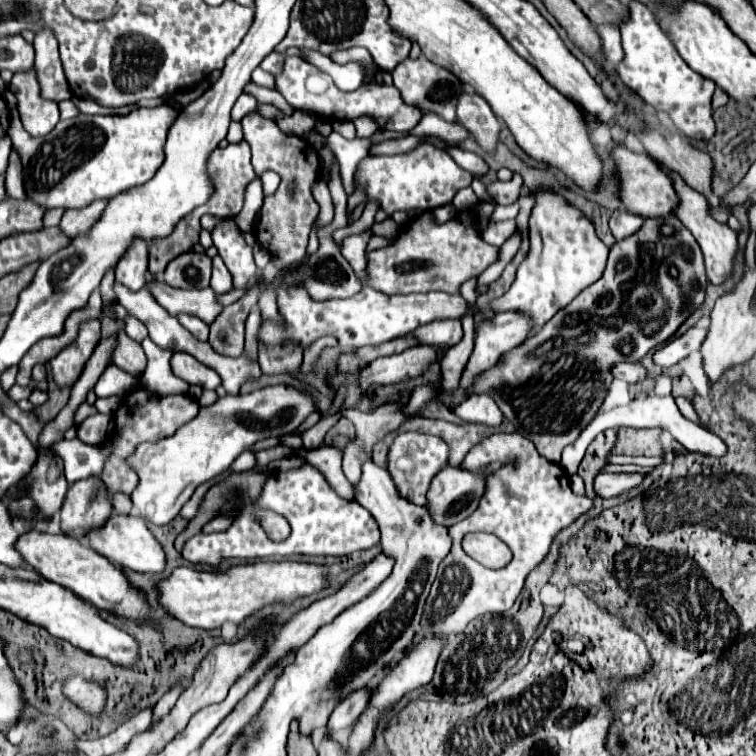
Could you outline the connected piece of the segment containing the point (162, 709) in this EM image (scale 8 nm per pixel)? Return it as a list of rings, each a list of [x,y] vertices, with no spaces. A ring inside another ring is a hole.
[[[181,683],[177,684],[178,685],[173,686],[171,690],[167,692],[155,705],[155,709],[153,710],[153,719],[149,727],[153,727],[153,724],[158,723],[161,720],[161,716],[165,716],[169,713],[170,709],[175,705],[179,695],[183,691],[183,685]]]

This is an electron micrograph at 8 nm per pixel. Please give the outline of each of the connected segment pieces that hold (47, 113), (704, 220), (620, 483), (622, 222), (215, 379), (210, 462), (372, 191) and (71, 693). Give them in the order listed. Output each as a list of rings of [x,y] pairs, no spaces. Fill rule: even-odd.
[[[29,69],[27,73],[15,73],[9,83],[9,89],[19,101],[17,109],[29,135],[41,137],[53,131],[53,127],[59,123],[59,107],[55,101],[47,101],[39,95],[35,69]]]
[[[663,167],[663,171],[673,179],[673,187],[675,193],[679,195],[679,203],[675,205],[673,215],[683,221],[683,225],[693,233],[693,237],[697,239],[703,257],[705,257],[705,269],[707,269],[707,277],[713,285],[719,285],[729,271],[733,269],[735,263],[735,253],[737,253],[737,233],[727,225],[727,223],[719,223],[717,219],[713,219],[711,215],[711,203],[707,201],[707,197],[699,191],[693,191],[693,187],[687,187],[687,183],[683,183],[683,179],[679,179],[679,175],[675,175],[675,171],[667,171],[667,167]]]
[[[599,473],[593,481],[595,495],[599,497],[613,497],[627,489],[633,489],[641,483],[641,473]]]
[[[615,209],[609,219],[609,227],[611,227],[615,239],[625,239],[625,237],[633,235],[635,231],[639,231],[641,225],[643,225],[641,215],[631,215],[629,211],[621,211],[621,209]]]
[[[181,351],[173,353],[171,371],[183,381],[187,381],[189,385],[199,385],[203,389],[217,389],[221,385],[221,377],[213,369],[199,363],[193,355]]]
[[[291,385],[263,387],[263,389],[257,389],[247,395],[225,395],[225,397],[219,397],[209,407],[201,407],[199,415],[195,415],[195,419],[191,419],[183,427],[179,427],[179,431],[175,431],[175,435],[163,437],[161,441],[155,441],[155,443],[141,443],[135,447],[131,459],[127,459],[127,463],[131,463],[131,469],[137,471],[137,475],[139,475],[139,483],[137,483],[135,491],[131,493],[133,513],[153,525],[171,523],[201,483],[227,471],[231,467],[231,463],[257,441],[275,437],[275,435],[287,435],[287,433],[295,431],[313,411],[317,411],[317,399],[309,391],[295,389]]]
[[[421,145],[409,153],[401,153],[401,155],[369,155],[365,157],[359,167],[357,167],[357,181],[359,185],[367,185],[367,201],[375,199],[379,201],[381,209],[387,211],[387,215],[393,215],[395,211],[407,211],[407,209],[425,209],[431,211],[435,207],[447,205],[453,201],[455,193],[463,187],[469,187],[473,181],[473,175],[467,173],[465,169],[461,169],[451,155],[445,149],[439,149],[435,145]]]
[[[71,677],[63,691],[73,703],[83,707],[91,715],[99,715],[105,707],[105,691],[103,691],[103,685],[99,683],[85,681],[81,677]]]

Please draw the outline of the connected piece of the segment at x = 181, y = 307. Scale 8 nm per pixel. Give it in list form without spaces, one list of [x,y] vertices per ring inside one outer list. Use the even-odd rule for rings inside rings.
[[[149,281],[147,283],[151,295],[155,297],[155,301],[159,305],[163,305],[163,309],[167,309],[169,315],[179,315],[179,313],[187,313],[187,315],[195,315],[199,319],[203,319],[207,325],[221,313],[221,305],[217,303],[217,295],[211,287],[207,289],[175,289],[175,287],[167,287],[167,283],[163,281]]]

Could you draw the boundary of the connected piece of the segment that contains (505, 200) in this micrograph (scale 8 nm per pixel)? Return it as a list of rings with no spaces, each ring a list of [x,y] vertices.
[[[513,173],[511,181],[507,181],[507,183],[493,183],[493,185],[487,187],[487,191],[499,205],[513,205],[513,203],[517,203],[521,183],[523,183],[523,177],[519,173]]]

